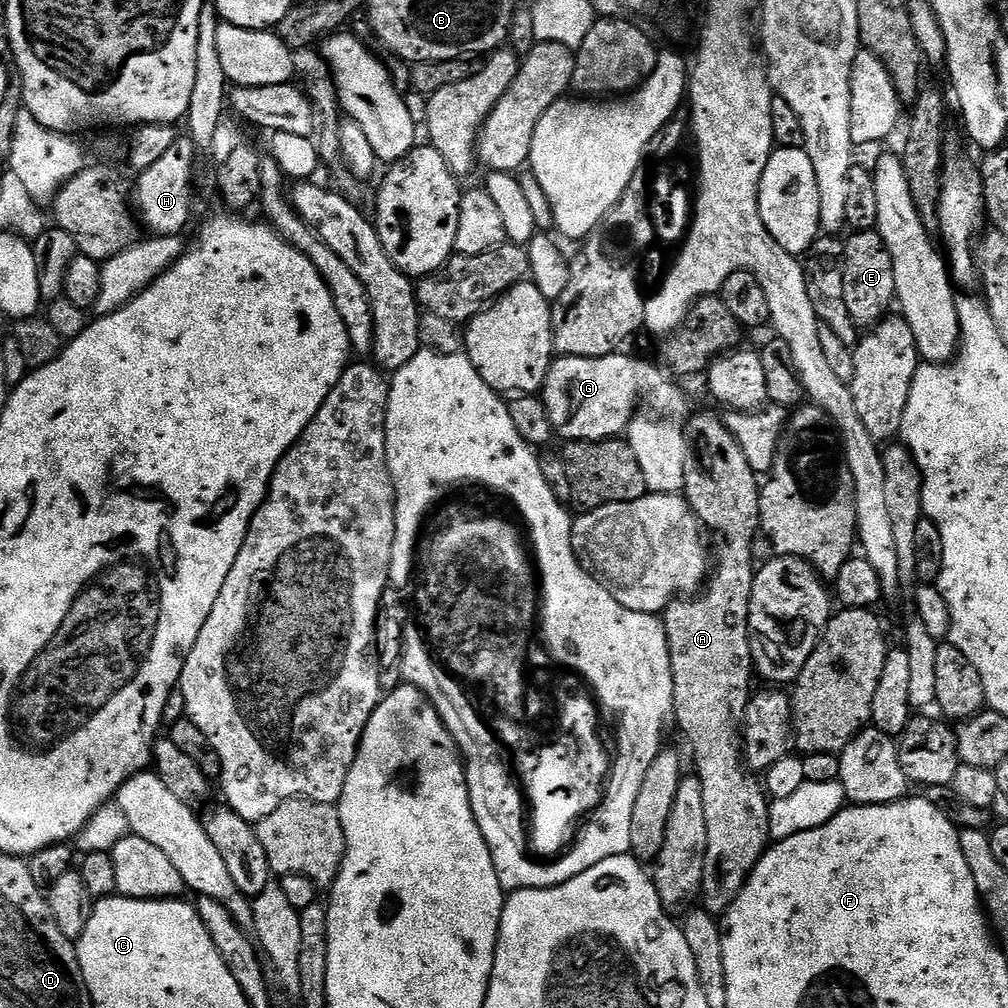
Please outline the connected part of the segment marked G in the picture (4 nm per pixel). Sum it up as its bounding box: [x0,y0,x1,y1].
[542,356,684,441]

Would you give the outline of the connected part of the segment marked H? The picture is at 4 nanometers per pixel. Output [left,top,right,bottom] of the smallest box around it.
[134,138,198,236]

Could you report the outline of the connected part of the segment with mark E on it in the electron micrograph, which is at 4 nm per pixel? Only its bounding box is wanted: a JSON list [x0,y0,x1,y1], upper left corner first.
[842,232,896,330]

